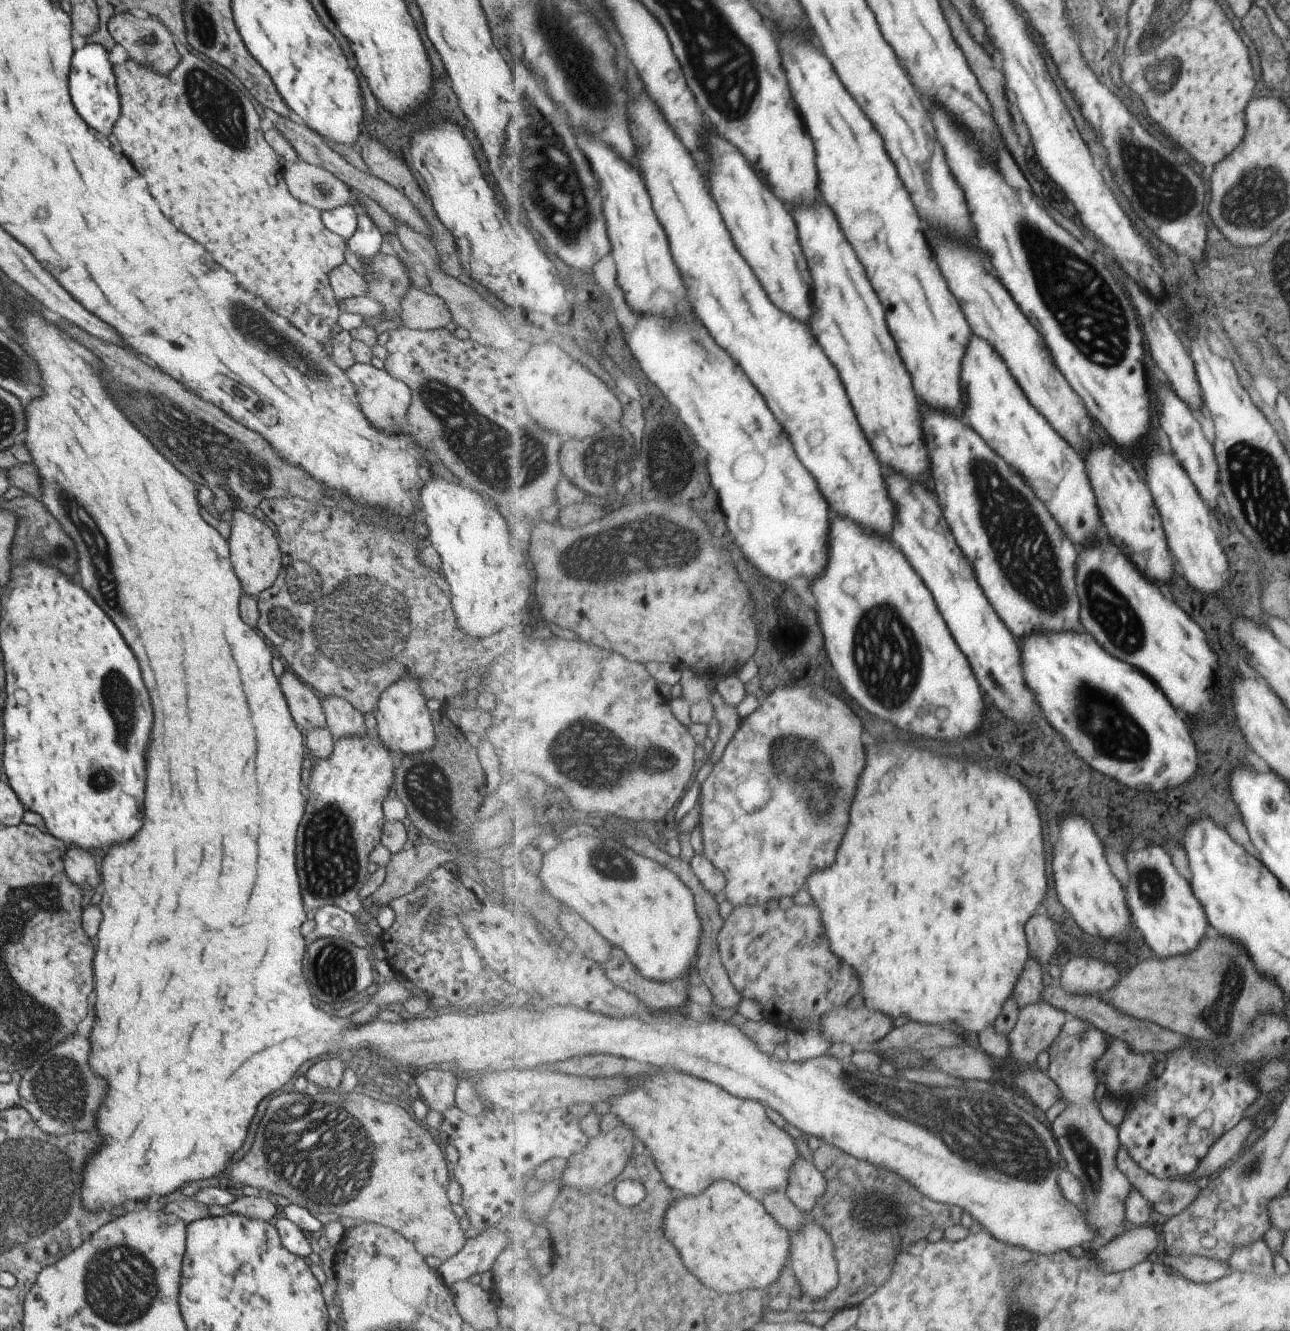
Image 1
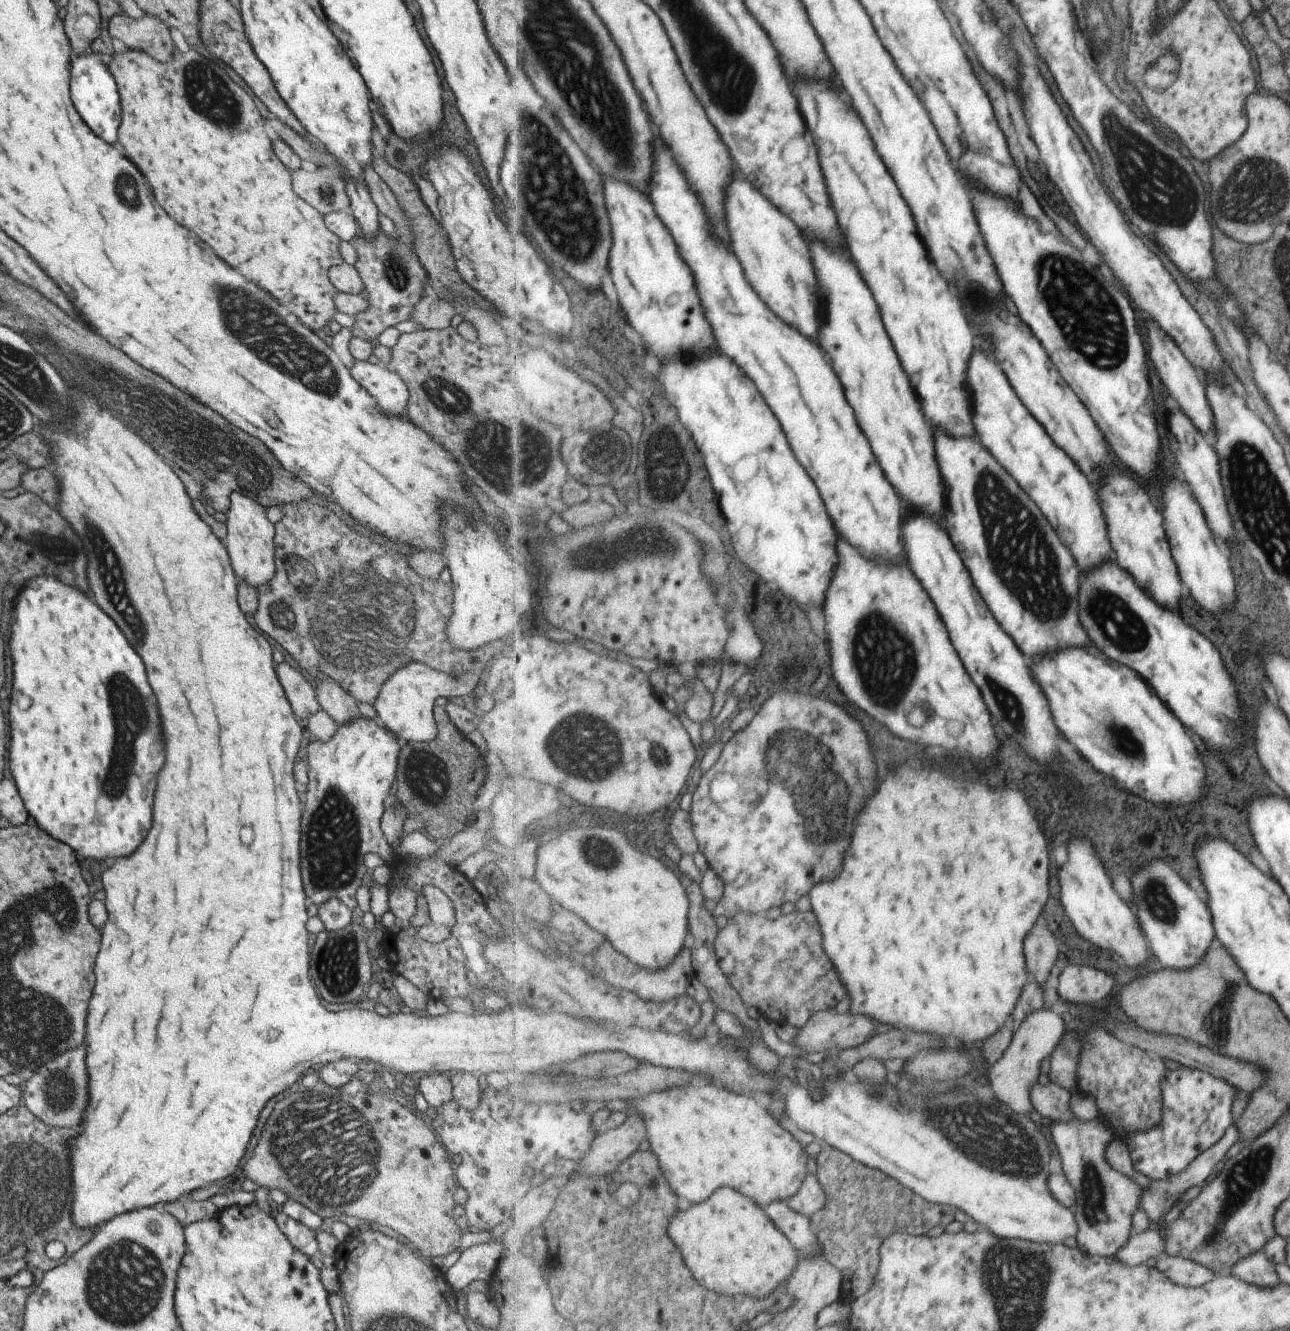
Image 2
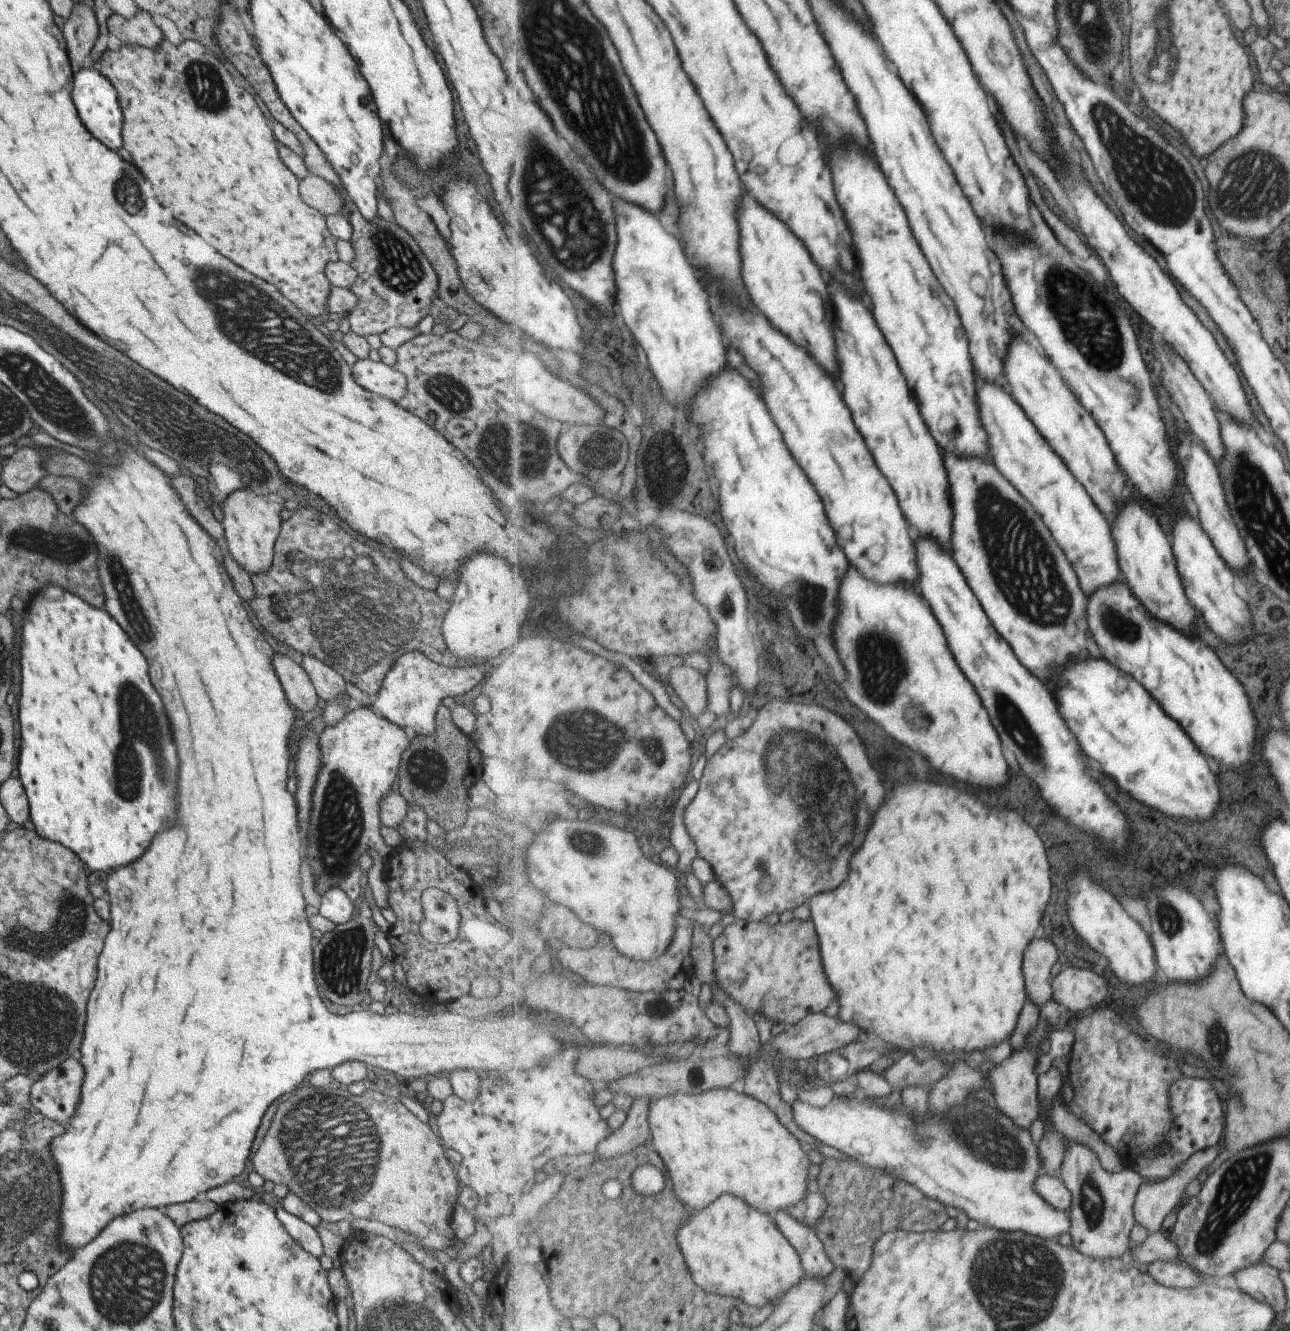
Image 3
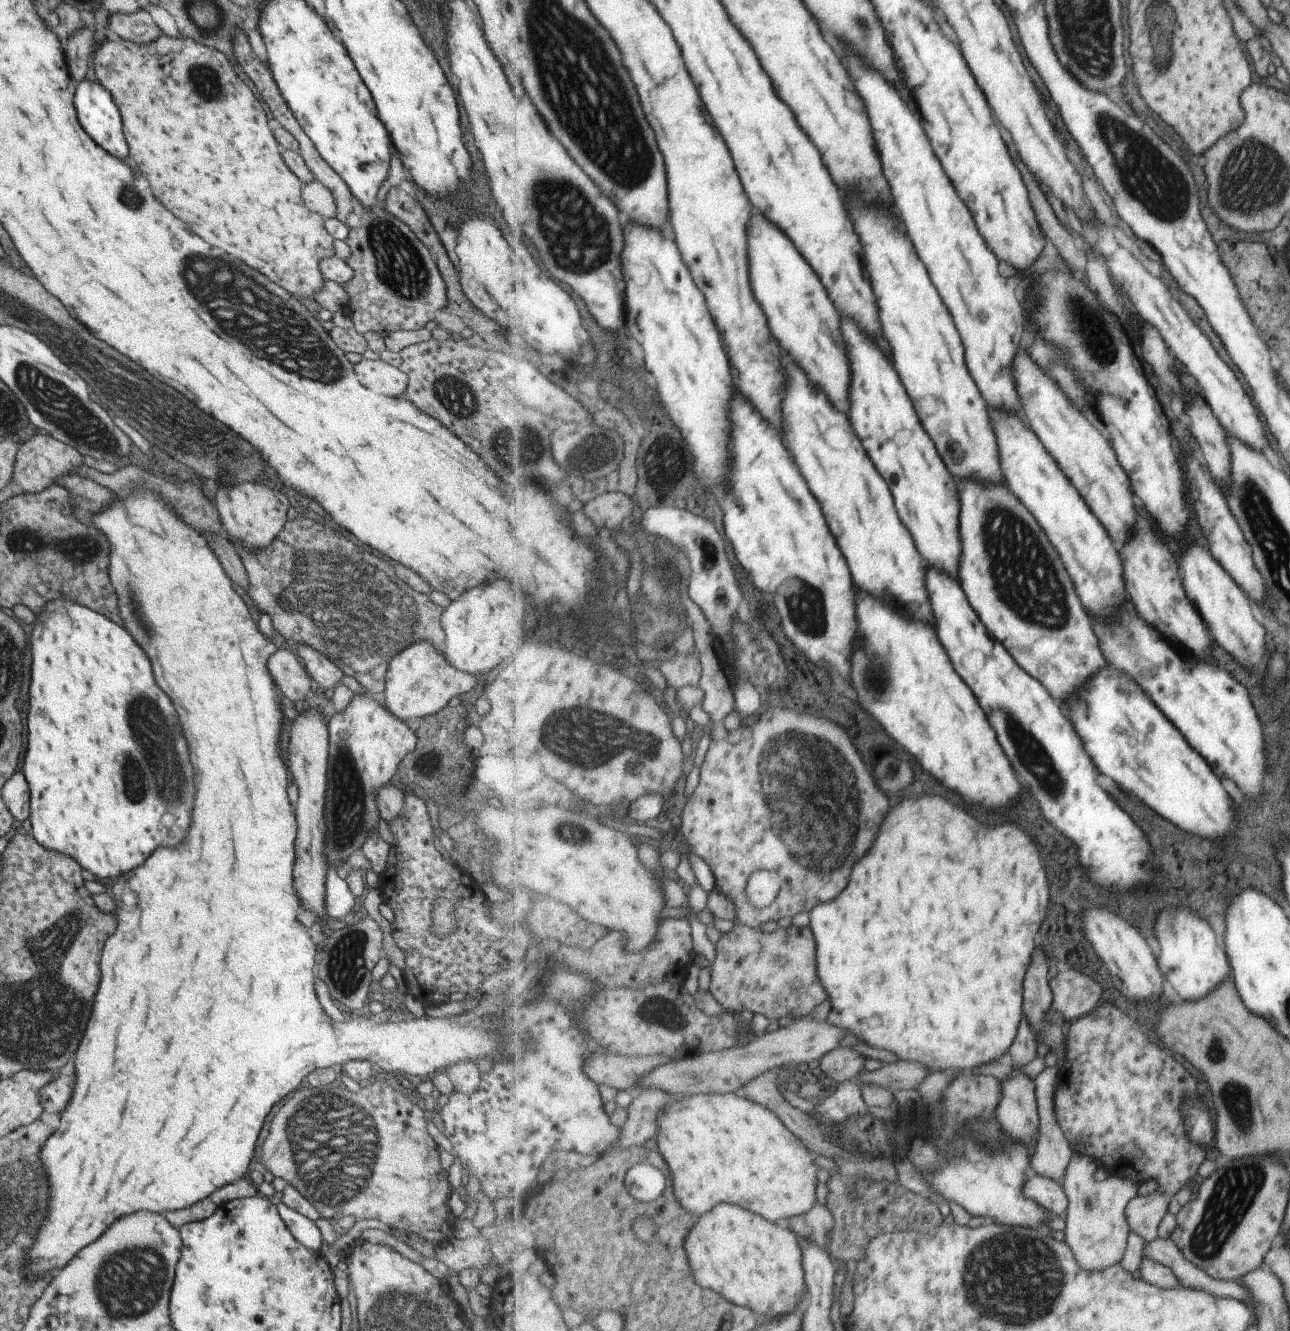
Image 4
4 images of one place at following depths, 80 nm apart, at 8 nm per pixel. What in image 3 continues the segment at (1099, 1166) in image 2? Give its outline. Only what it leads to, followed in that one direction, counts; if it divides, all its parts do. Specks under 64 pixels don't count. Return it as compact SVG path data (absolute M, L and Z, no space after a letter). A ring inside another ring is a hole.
M1071 1144L1059 1177L1072 1194L1072 1207L1069 1210L1072 1244L1081 1254L1095 1261L1121 1259L1132 1248L1130 1236L1136 1225L1134 1204L1144 1185L1143 1176L1131 1168L1109 1172L1089 1147Z

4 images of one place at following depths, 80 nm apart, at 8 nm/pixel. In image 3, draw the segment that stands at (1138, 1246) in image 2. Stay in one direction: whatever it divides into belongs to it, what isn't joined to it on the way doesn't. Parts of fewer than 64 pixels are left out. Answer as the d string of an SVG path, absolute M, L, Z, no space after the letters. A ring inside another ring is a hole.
M1161 1232L1149 1235L1148 1239L1141 1243L1141 1246L1134 1249L1131 1248L1129 1254L1137 1265L1142 1262L1150 1265L1157 1261L1185 1265L1178 1259L1178 1248L1175 1241Z

